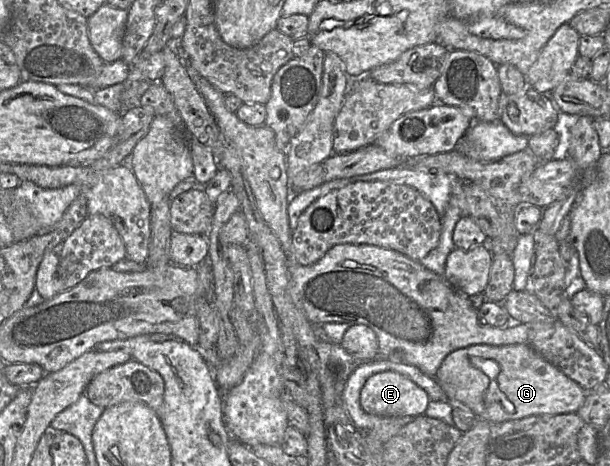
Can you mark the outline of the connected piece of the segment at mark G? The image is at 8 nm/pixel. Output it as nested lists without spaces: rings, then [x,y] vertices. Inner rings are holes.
[[[529,344],[470,345],[452,351],[434,379],[448,402],[465,406],[491,424],[532,415],[576,413],[587,391],[539,355]]]

